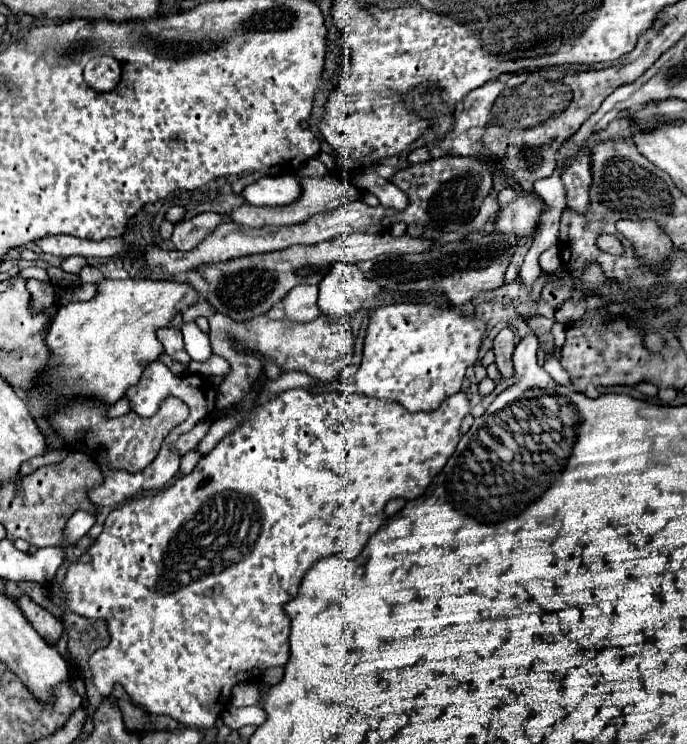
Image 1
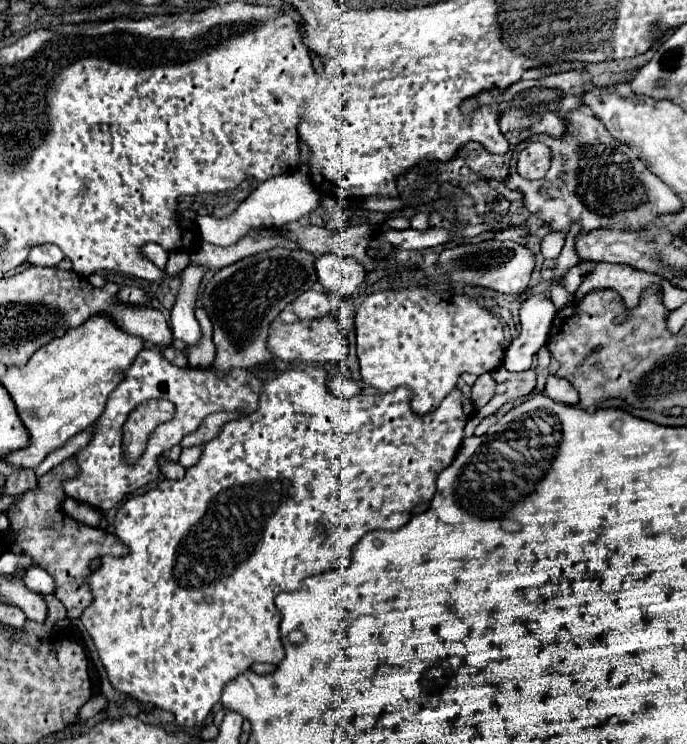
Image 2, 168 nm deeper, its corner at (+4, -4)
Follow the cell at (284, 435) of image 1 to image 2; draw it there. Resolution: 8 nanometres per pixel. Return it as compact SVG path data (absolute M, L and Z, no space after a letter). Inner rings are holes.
M308 366L306 370L298 368L286 370L282 376L270 380L264 386L260 394L260 406L252 416L242 416L238 420L226 422L220 434L202 446L200 462L188 468L182 480L162 480L156 488L148 490L146 494L128 498L116 514L114 528L116 536L130 548L130 554L124 558L104 556L100 568L92 572L92 576L88 578L94 602L82 612L80 620L98 648L100 660L108 672L108 680L112 682L114 690L130 694L144 704L152 702L156 708L172 712L180 726L192 726L192 728L204 726L204 720L214 708L214 704L220 700L226 682L248 670L254 662L270 662L270 664L282 662L284 648L280 642L280 612L274 606L274 598L280 592L298 590L302 580L312 574L322 574L328 570L346 570L350 566L354 546L366 532L402 528L410 520L410 510L414 506L432 500L436 492L436 478L444 468L452 464L464 438L464 426L468 418L474 414L472 400L464 396L458 388L454 388L432 414L416 414L410 408L412 390L404 386L384 396L358 394L350 400L342 400L334 396L330 390L326 390L328 376L330 372L320 366Z

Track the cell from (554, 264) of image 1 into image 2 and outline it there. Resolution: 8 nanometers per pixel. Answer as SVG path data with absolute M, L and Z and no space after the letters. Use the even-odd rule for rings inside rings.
M548 232L542 240L542 254L544 258L558 258L560 256L560 250L564 246L564 240L566 240L566 234L562 232Z

